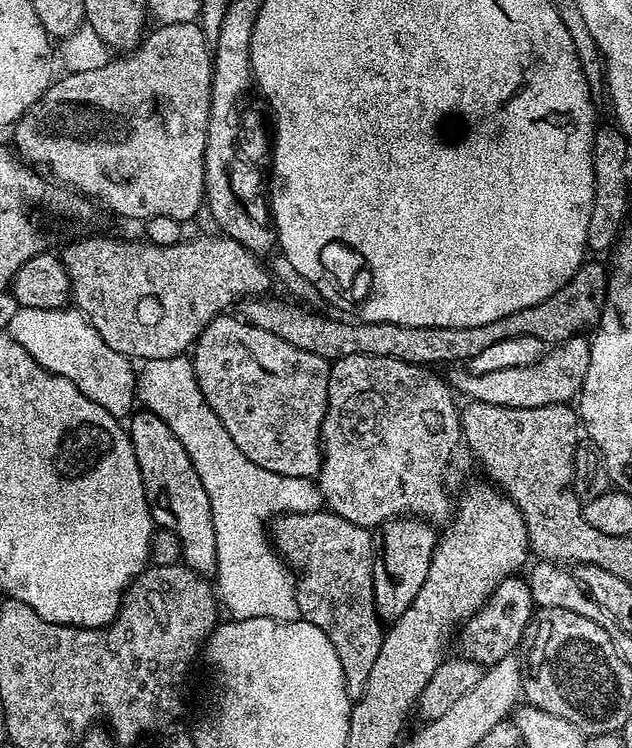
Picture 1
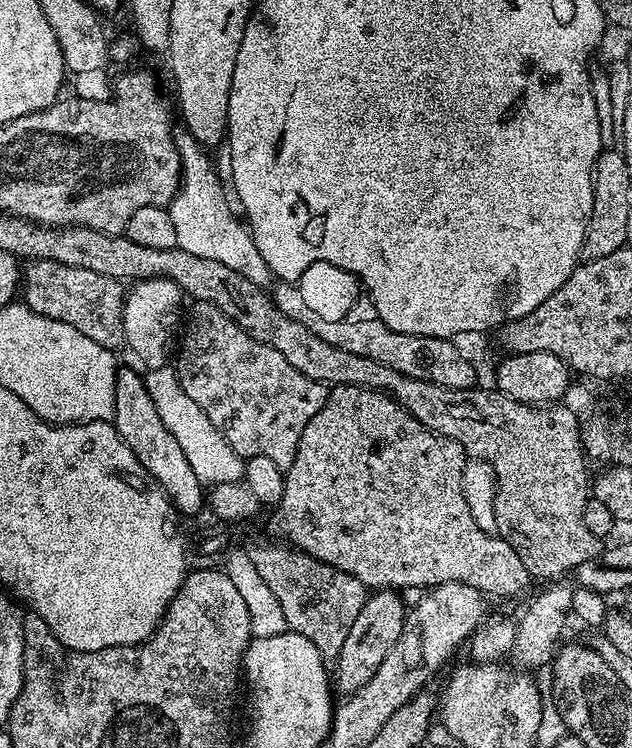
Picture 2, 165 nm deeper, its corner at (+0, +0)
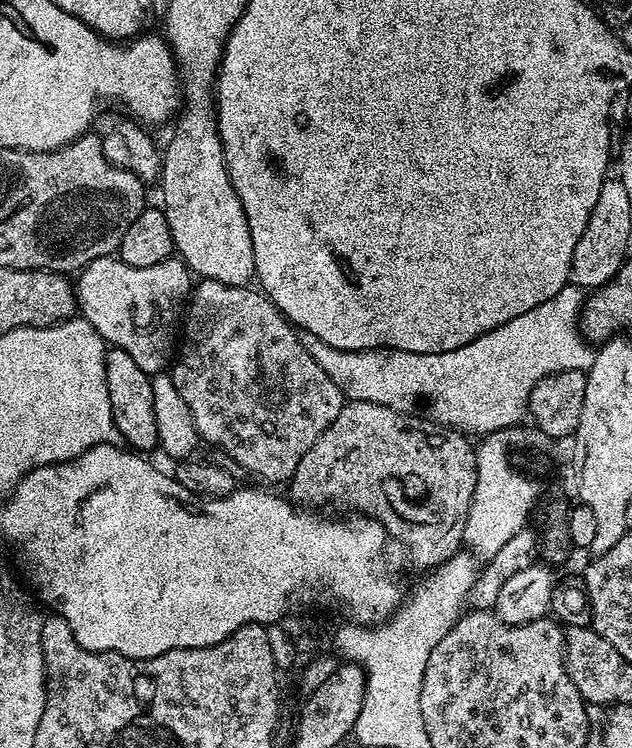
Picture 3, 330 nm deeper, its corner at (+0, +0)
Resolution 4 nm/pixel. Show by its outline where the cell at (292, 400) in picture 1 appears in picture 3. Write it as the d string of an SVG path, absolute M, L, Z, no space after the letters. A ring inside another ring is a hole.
M201 279L190 293L190 299L186 304L186 315L182 320L182 339L170 364L170 375L174 382L174 390L178 390L178 394L182 394L182 402L190 406L197 437L203 443L205 440L206 443L221 448L238 467L245 468L246 471L253 472L254 475L261 476L272 484L282 483L283 485L291 481L294 470L298 470L298 462L302 462L302 454L306 454L306 450L314 446L314 442L326 430L326 426L330 426L330 422L338 418L338 414L344 409L346 403L346 398L340 393L338 386L334 386L330 374L326 374L326 370L322 370L322 366L318 366L318 362L310 358L306 346L302 346L297 329L288 323L286 317L276 309L274 302L269 300L263 291L252 286L242 288L230 286L217 280Z

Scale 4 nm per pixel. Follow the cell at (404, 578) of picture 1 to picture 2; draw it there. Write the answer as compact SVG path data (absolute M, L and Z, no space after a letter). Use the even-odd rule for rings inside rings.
M376 590L369 595L354 626L350 626L350 634L346 634L346 642L342 642L342 654L334 662L334 688L337 693L351 694L362 690L362 686L374 678L378 666L382 666L382 658L390 654L390 646L398 642L406 615L406 603L400 596L403 595L396 590Z

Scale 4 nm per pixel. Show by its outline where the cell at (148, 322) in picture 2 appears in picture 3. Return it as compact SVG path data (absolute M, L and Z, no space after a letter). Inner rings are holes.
M115 255L103 256L79 269L79 276L80 281L77 279L74 284L79 315L98 330L105 345L126 350L126 354L130 354L144 372L163 373L173 359L178 329L182 324L182 309L194 287L193 273L188 271L184 261L169 258L158 262L158 266L126 266L126 262Z

